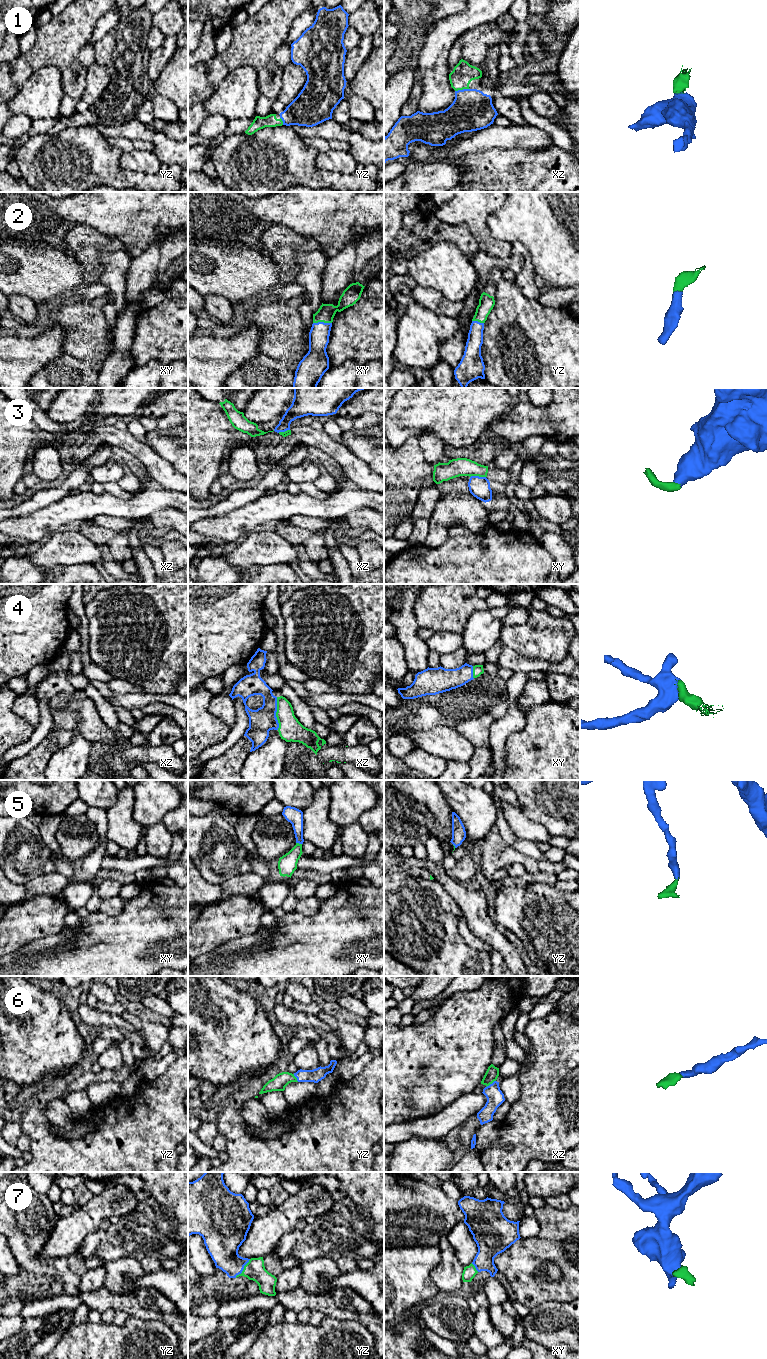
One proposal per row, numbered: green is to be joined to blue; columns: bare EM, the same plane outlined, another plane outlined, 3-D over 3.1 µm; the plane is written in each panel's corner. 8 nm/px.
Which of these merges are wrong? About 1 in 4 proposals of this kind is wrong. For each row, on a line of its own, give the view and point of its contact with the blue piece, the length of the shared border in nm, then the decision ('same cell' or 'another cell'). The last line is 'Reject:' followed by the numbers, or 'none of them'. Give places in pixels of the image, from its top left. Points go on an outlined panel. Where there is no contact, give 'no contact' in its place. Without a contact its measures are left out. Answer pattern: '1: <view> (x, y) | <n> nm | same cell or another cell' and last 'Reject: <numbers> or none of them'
1: xz (463, 89) | 120 nm | same cell
2: xy (322, 322) | 150 nm | same cell
3: xy (477, 476) | 130 nm | another cell
4: xz (275, 713) | 260 nm | same cell
5: xy (299, 843) | 50 nm | same cell
6: xz (490, 1084) | 100 nm | same cell
7: yz (243, 1268) | 200 nm | same cell
Reject: 3

